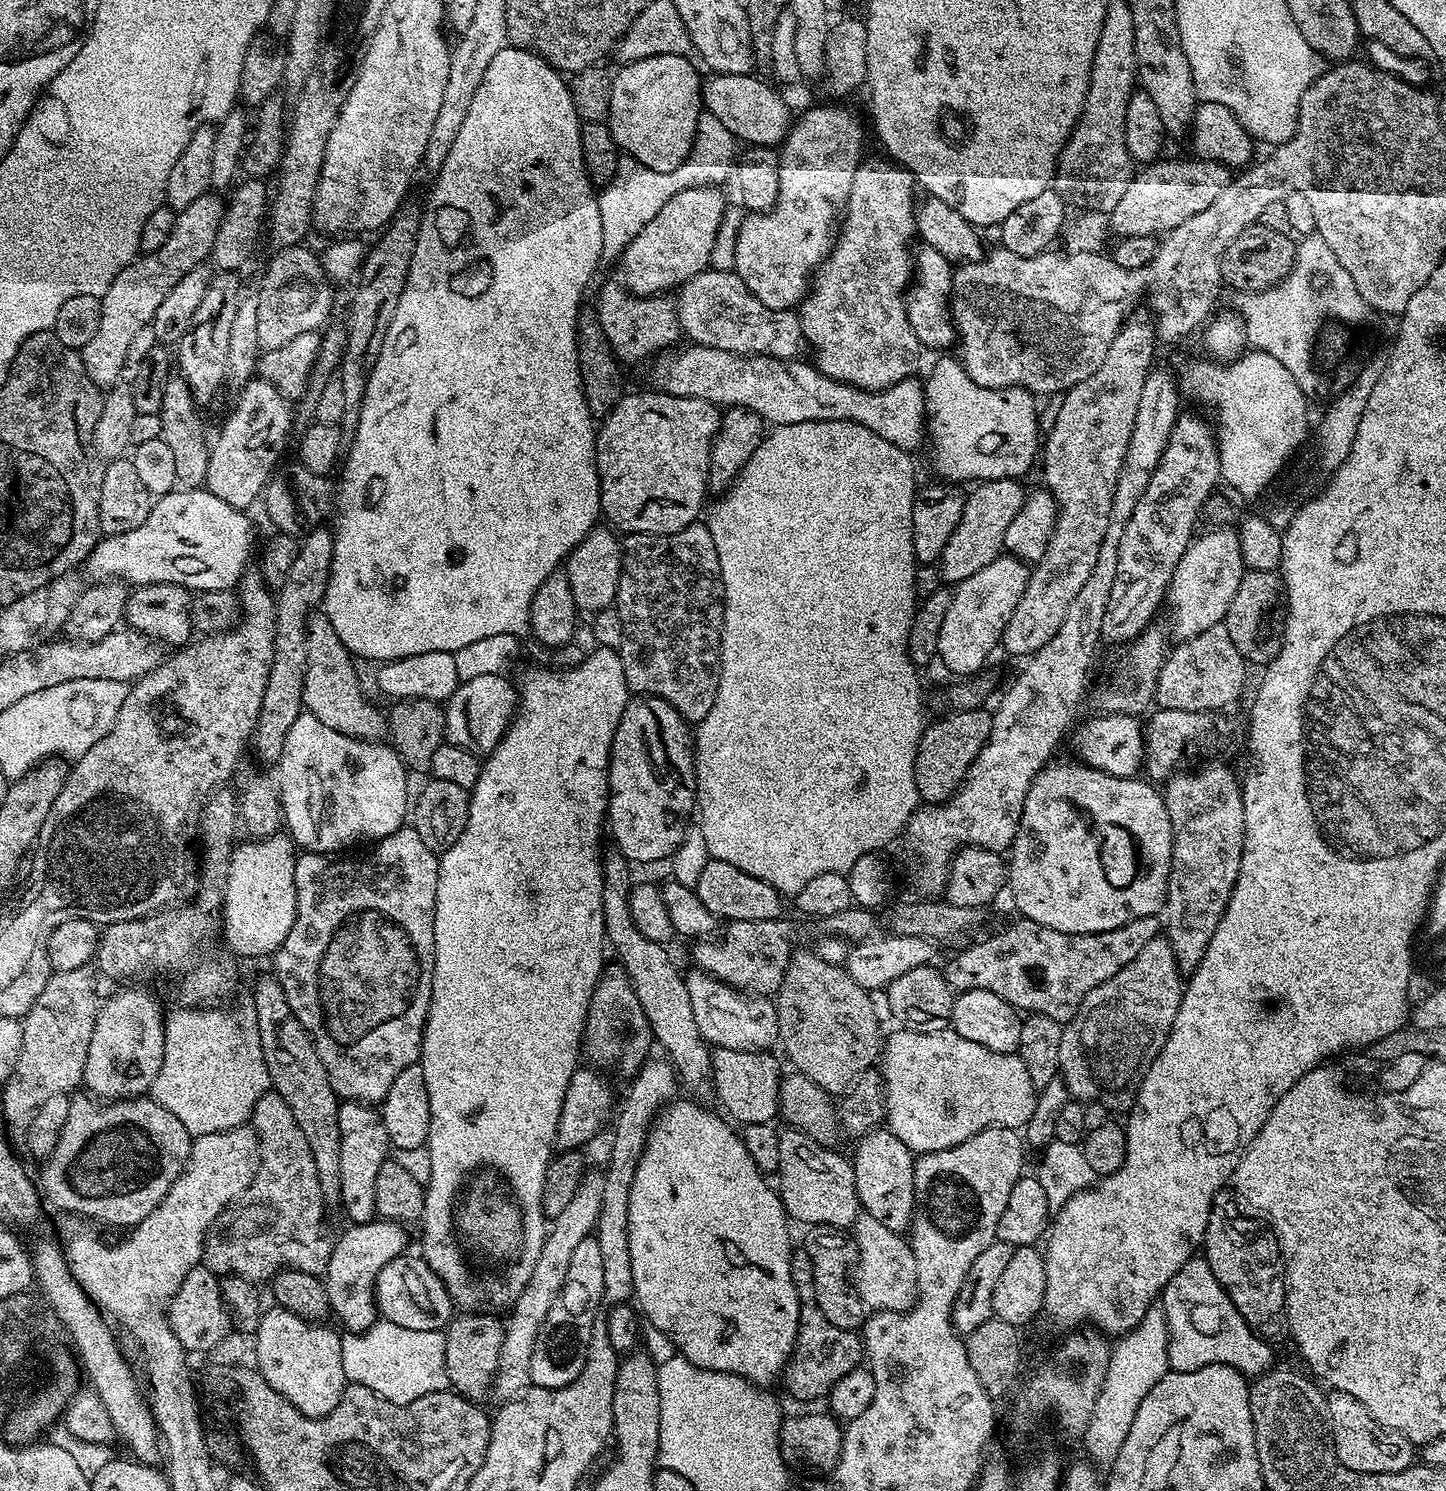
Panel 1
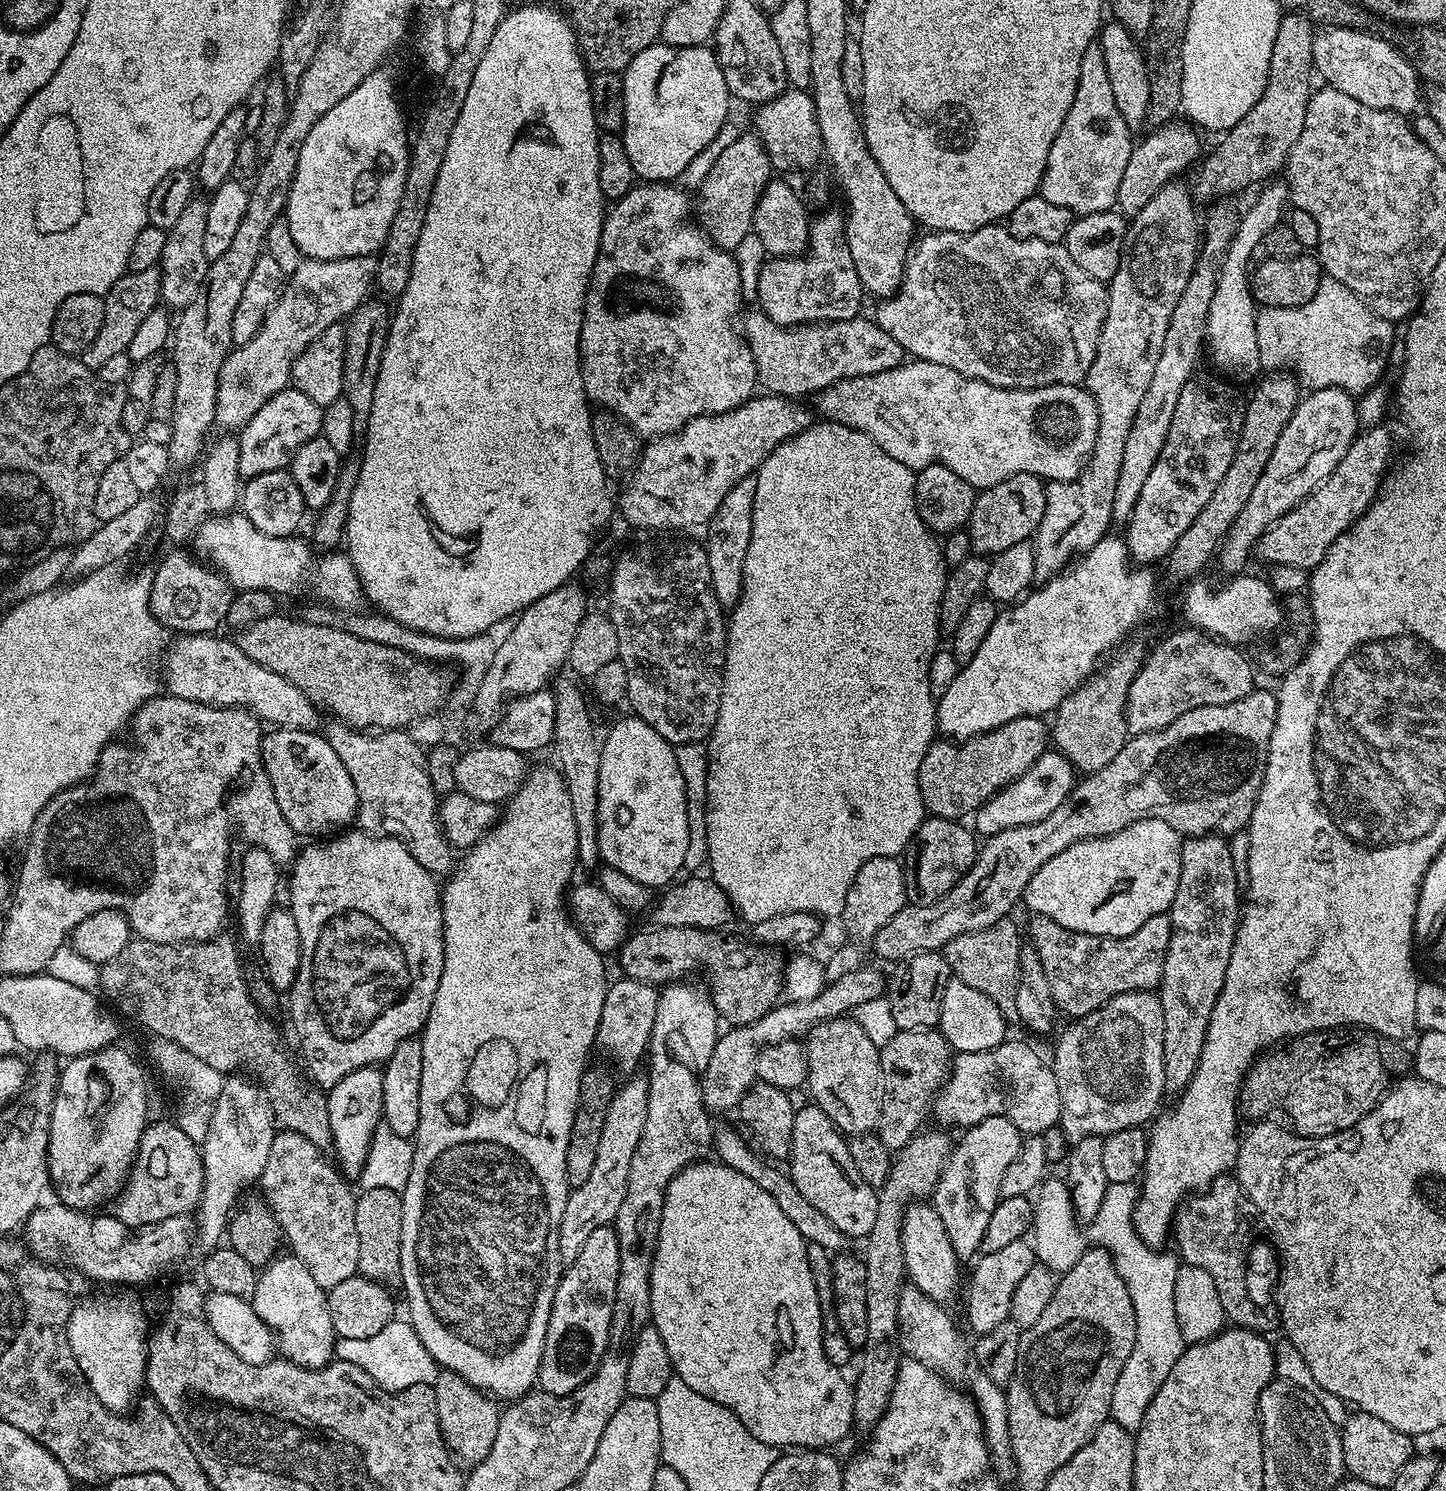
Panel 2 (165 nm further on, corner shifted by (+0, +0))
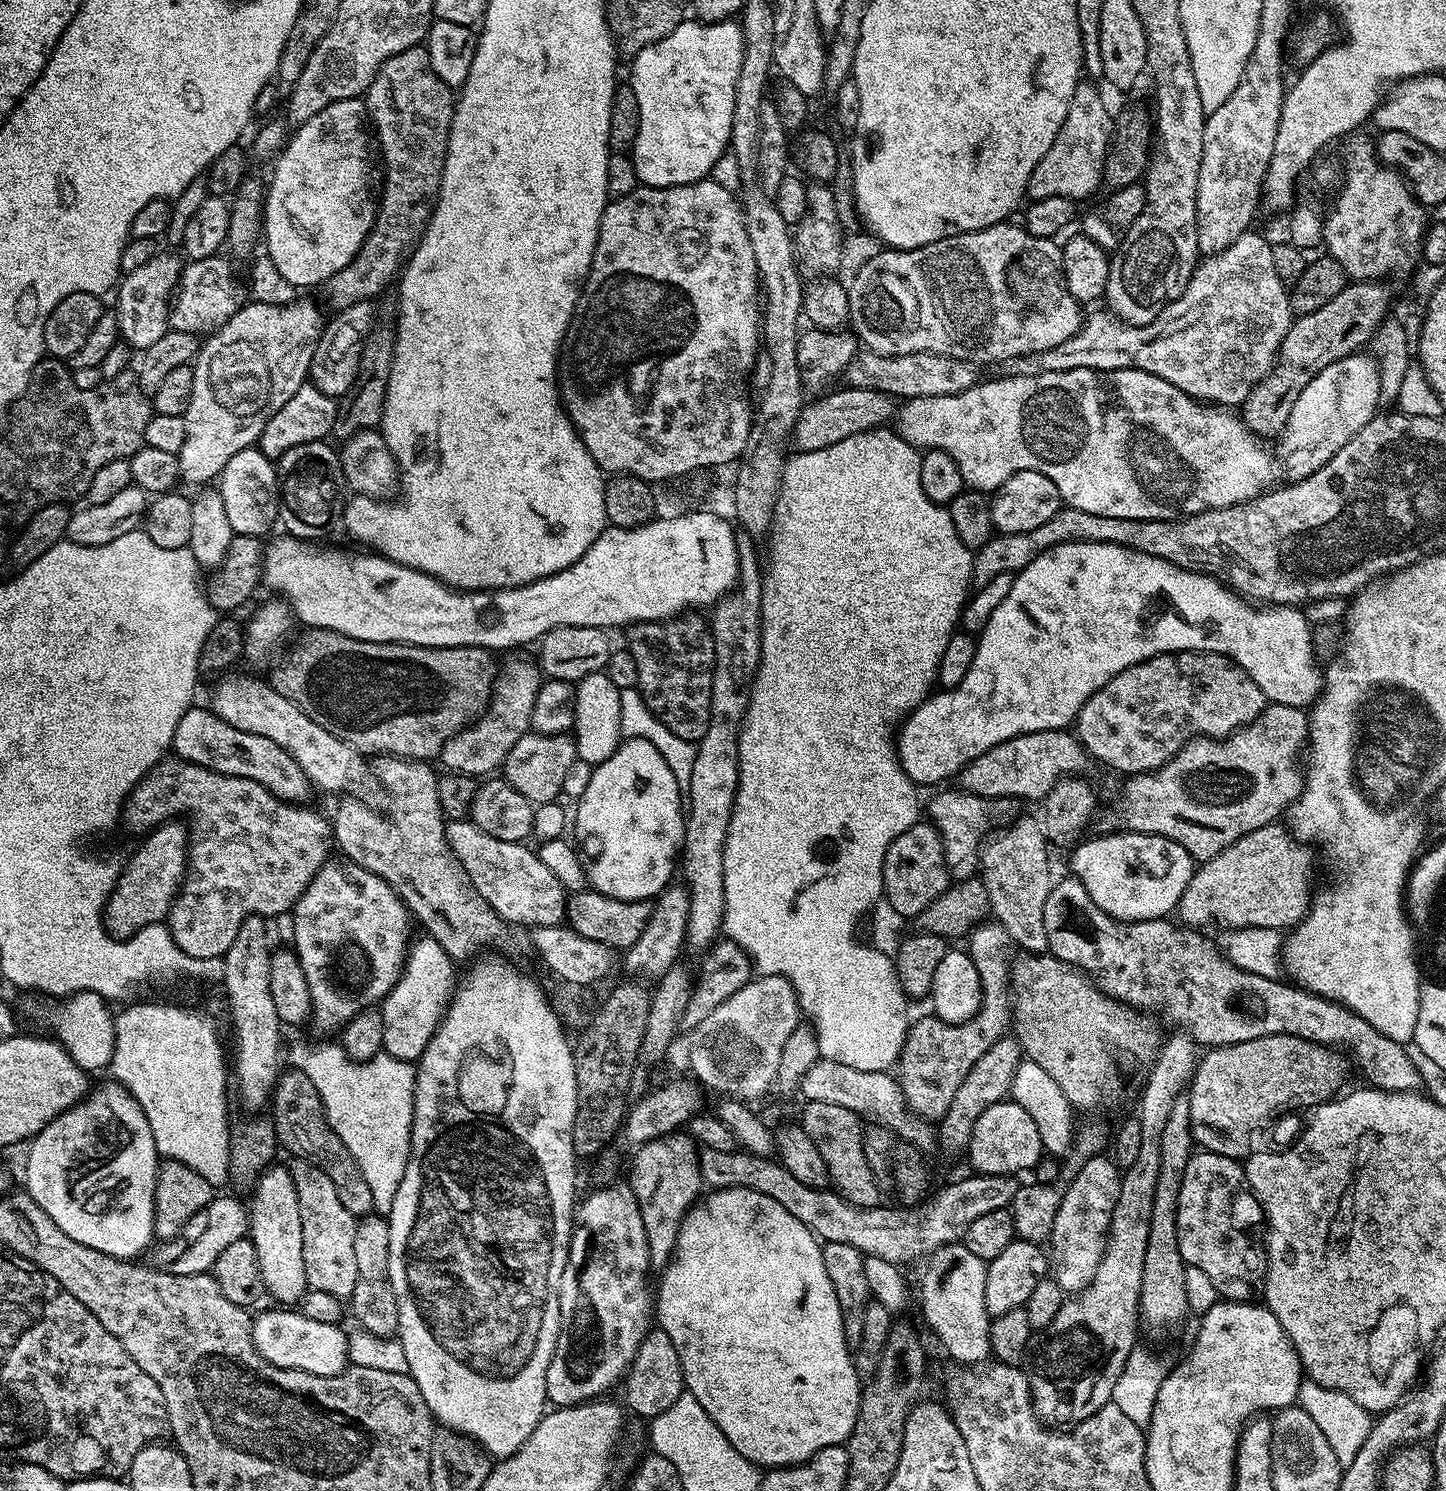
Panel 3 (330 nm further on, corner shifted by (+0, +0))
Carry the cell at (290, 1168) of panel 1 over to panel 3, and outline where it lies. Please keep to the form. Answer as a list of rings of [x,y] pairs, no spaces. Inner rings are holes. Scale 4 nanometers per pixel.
[[[299,1158],[293,1159],[290,1171],[294,1190],[298,1190],[298,1210],[302,1210],[302,1262],[306,1264],[306,1278],[311,1290],[322,1290],[331,1296],[351,1297],[358,1278],[354,1259],[354,1230],[357,1217],[342,1206],[338,1190],[318,1166]]]

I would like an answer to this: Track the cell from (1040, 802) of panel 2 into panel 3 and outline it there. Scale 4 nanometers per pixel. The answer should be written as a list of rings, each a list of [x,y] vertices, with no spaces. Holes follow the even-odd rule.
[[[963,790],[955,791],[940,792],[929,804],[927,801],[926,816],[940,835],[944,847],[944,864],[948,867],[951,879],[959,882],[973,875],[978,864],[978,853],[986,837],[993,831],[992,824],[999,825],[1004,812],[1010,811],[1014,804],[1008,798],[985,800],[983,796],[975,796]]]

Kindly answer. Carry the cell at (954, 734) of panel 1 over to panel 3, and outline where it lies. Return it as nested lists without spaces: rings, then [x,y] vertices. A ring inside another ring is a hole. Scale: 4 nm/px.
[[[1038,730],[1034,734],[1022,734],[1021,736],[1015,736],[1010,738],[1006,742],[1002,742],[998,746],[994,746],[990,750],[986,750],[978,758],[974,758],[974,762],[970,762],[965,768],[962,769],[958,777],[959,787],[965,792],[974,794],[975,796],[983,796],[985,800],[999,800],[1001,798],[1011,798],[1013,801],[1019,802],[1019,800],[1036,800],[1036,802],[1043,801],[1044,795],[1058,783],[1064,776],[1070,776],[1073,774],[1087,773],[1088,764],[1090,765],[1090,757],[1083,748],[1080,747],[1080,741],[1076,739],[1075,735],[1068,730]]]

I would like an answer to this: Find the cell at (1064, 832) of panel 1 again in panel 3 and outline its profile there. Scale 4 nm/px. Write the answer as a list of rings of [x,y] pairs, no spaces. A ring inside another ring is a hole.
[[[1123,830],[1111,834],[1096,834],[1093,840],[1086,840],[1075,845],[1071,853],[1073,856],[1070,872],[1082,882],[1082,886],[1086,886],[1086,894],[1094,898],[1094,902],[1103,912],[1116,920],[1159,920],[1177,911],[1194,871],[1192,856],[1185,848],[1178,846],[1178,842],[1149,832]]]

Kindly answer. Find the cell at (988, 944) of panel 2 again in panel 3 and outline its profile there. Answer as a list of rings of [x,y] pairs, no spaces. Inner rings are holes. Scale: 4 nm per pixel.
[[[1020,954],[1013,959],[1012,962],[1012,978],[1010,987],[1013,994],[1012,1001],[1012,1022],[1011,1031],[1014,1033],[1016,1040],[1020,1043],[1020,1051],[1025,1057],[1034,1062],[1038,1062],[1038,1066],[1042,1066],[1042,1070],[1046,1070],[1046,1074],[1050,1074],[1050,1078],[1054,1078],[1054,1082],[1058,1082],[1062,1094],[1066,1094],[1068,1101],[1072,1103],[1073,1109],[1084,1112],[1100,1112],[1103,1108],[1112,1108],[1120,1100],[1120,1091],[1124,1088],[1124,1076],[1120,1073],[1120,1066],[1126,1064],[1144,1064],[1151,1065],[1156,1059],[1156,1053],[1160,1050],[1162,1043],[1162,1035],[1160,1036],[1160,1028],[1155,1024],[1151,1015],[1145,1014],[1143,1011],[1131,1008],[1130,1005],[1122,1003],[1120,1000],[1110,998],[1103,990],[1096,987],[1091,976],[1085,976],[1079,968],[1071,968],[1066,962],[1062,962],[1058,957],[1051,954]]]

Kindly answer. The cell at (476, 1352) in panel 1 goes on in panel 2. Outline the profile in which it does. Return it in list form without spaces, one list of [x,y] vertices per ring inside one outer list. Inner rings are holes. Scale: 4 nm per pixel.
[[[441,1371],[440,1377],[432,1385],[432,1389],[436,1399],[436,1413],[440,1429],[448,1451],[461,1465],[480,1464],[482,1458],[486,1458],[486,1454],[490,1454],[490,1446],[494,1446],[494,1438],[498,1434],[498,1422],[502,1411],[501,1405],[487,1392],[466,1382],[459,1372]]]

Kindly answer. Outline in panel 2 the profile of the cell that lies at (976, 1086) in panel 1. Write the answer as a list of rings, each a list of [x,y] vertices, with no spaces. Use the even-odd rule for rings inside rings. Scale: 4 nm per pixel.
[[[1012,1039],[990,1050],[953,1055],[949,1078],[936,1093],[930,1109],[940,1123],[937,1125],[957,1124],[960,1130],[967,1130],[991,1116],[1005,1116],[1021,1134],[1041,1134],[1059,1125],[1058,1082],[1054,1082],[1049,1061],[1030,1045]]]

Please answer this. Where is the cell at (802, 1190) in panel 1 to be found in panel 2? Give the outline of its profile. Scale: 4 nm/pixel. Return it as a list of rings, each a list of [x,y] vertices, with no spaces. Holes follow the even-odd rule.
[[[811,1102],[805,1104],[805,1108],[797,1107],[794,1114],[792,1149],[786,1157],[786,1168],[790,1173],[790,1179],[806,1197],[806,1202],[811,1202],[822,1214],[826,1214],[826,1218],[830,1218],[830,1222],[834,1222],[834,1226],[838,1226],[838,1230],[842,1230],[844,1236],[866,1238],[874,1230],[874,1218],[878,1210],[877,1189],[870,1187],[862,1178],[860,1167],[854,1162],[848,1149],[849,1141],[845,1133],[841,1132],[834,1122],[830,1122],[830,1118],[817,1104]]]

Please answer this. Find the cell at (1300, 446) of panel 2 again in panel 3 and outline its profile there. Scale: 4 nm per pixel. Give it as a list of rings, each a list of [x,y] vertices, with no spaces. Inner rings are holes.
[[[1364,355],[1330,362],[1330,366],[1326,366],[1322,374],[1314,374],[1314,378],[1306,382],[1306,390],[1298,394],[1298,402],[1294,402],[1294,410],[1290,410],[1290,418],[1278,437],[1278,464],[1289,481],[1305,480],[1314,470],[1326,466],[1366,422],[1377,416],[1381,407],[1380,365],[1371,355]]]

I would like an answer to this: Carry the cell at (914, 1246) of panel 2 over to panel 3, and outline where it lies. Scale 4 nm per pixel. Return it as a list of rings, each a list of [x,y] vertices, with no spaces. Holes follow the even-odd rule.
[[[962,1242],[947,1244],[934,1250],[927,1257],[926,1263],[928,1265],[924,1268],[924,1277],[920,1280],[920,1308],[924,1311],[925,1322],[932,1327],[933,1334],[940,1339],[941,1346],[956,1359],[957,1365],[983,1365],[992,1356],[990,1317],[986,1310],[987,1263],[982,1258],[978,1258],[978,1254],[970,1254],[970,1250]]]

